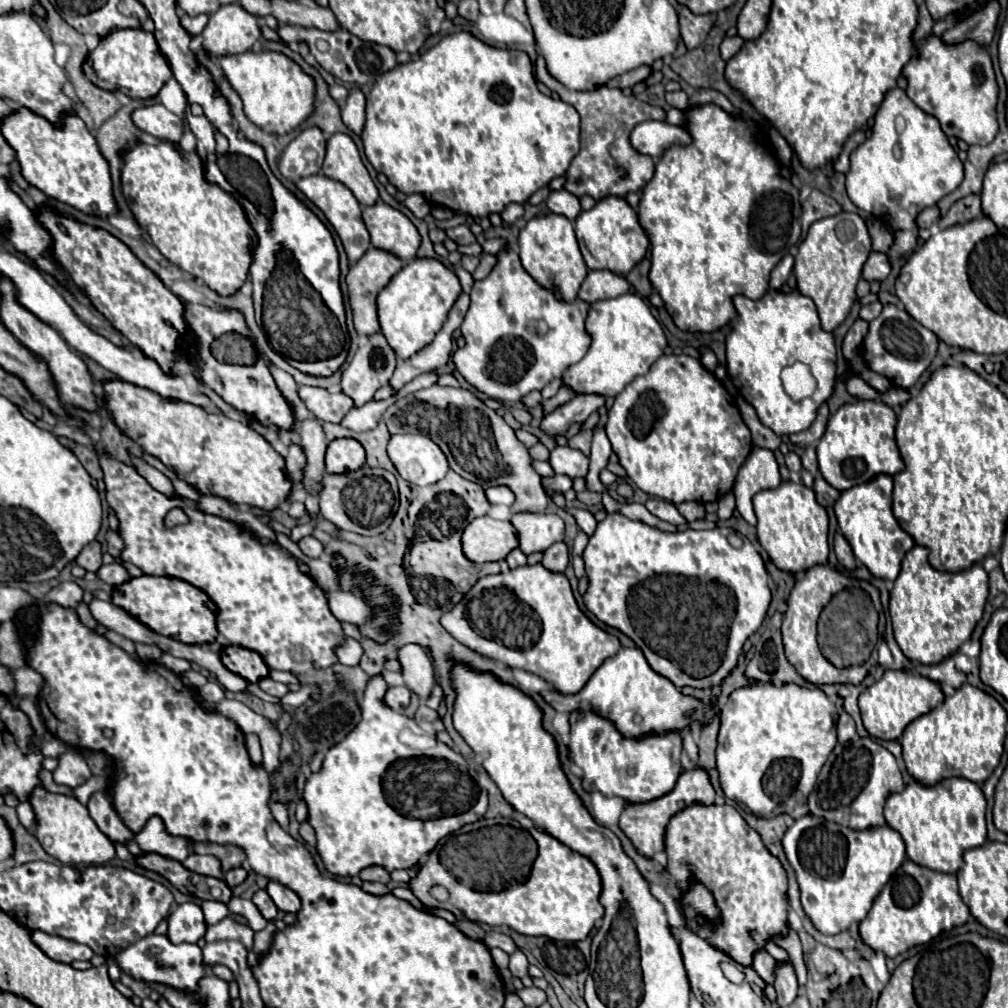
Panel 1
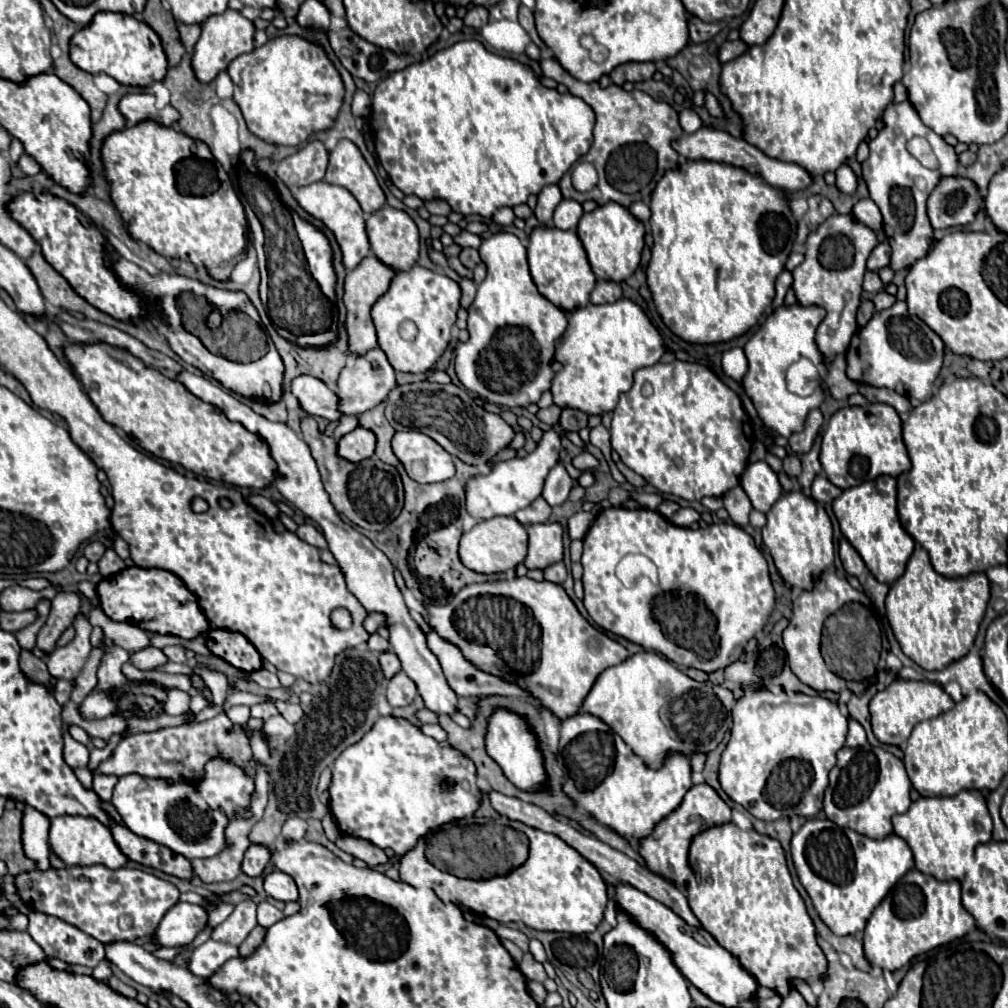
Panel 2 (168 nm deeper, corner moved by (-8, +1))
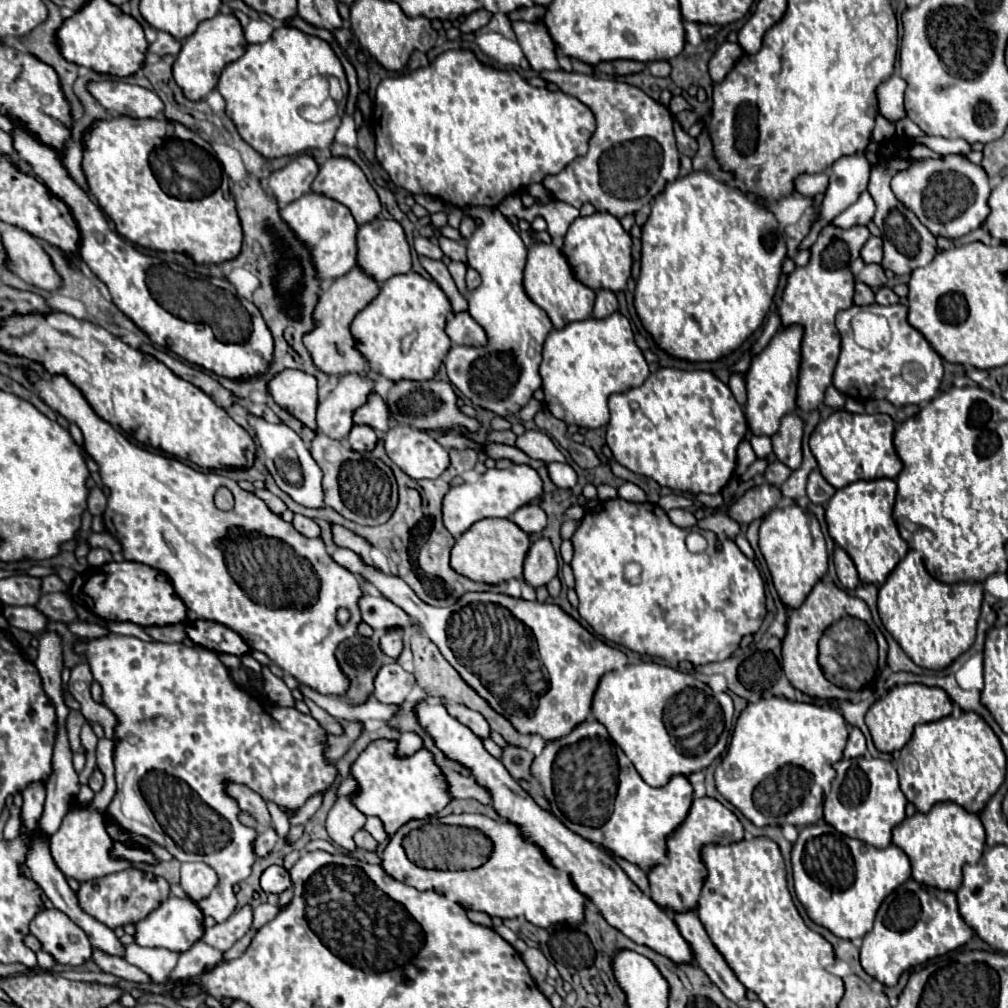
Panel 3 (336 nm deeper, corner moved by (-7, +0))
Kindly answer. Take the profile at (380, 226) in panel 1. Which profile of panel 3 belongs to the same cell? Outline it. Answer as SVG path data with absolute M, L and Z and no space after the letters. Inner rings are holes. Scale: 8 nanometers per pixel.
M377 217L357 229L357 267L371 275L377 283L385 283L389 277L399 273L411 271L411 251L409 243L405 239L403 227L397 221L389 221L383 217Z

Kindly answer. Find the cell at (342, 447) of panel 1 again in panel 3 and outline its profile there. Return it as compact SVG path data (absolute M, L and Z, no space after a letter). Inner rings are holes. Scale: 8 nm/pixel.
M353 425L351 433L349 433L349 443L355 451L371 451L377 445L377 435L373 427L367 425Z

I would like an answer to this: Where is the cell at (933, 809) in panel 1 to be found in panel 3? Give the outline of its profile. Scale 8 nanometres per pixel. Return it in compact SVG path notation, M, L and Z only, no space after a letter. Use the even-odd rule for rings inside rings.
M937 803L929 813L915 813L913 817L907 817L901 825L897 825L893 829L893 845L903 849L903 853L909 857L913 869L911 877L917 883L941 891L957 891L961 883L961 867L965 863L977 863L981 859L981 853L985 849L985 829L975 813L967 813L963 807L955 803Z

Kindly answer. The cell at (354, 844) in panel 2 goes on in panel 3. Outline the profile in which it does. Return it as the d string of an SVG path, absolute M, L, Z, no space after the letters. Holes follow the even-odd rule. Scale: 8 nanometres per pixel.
M361 829L361 831L357 831L355 833L355 845L357 847L363 847L363 849L367 849L367 851L375 851L375 847L377 847L377 841L371 837L371 833L367 833L365 829Z

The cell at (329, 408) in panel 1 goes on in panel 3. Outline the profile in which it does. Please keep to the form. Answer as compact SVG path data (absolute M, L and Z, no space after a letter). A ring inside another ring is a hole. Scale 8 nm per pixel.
M287 369L277 373L267 383L267 393L273 397L273 401L289 411L293 417L297 417L301 423L305 423L309 429L317 429L315 425L315 411L317 411L317 381L299 371L299 369Z

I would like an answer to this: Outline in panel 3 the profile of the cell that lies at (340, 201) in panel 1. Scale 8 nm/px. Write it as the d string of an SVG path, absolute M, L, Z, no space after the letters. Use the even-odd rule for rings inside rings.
M307 193L295 203L289 203L287 207L283 207L281 219L287 223L293 235L305 247L311 249L311 259L313 259L313 267L317 271L319 281L337 279L355 267L357 263L357 223L345 205L325 195Z

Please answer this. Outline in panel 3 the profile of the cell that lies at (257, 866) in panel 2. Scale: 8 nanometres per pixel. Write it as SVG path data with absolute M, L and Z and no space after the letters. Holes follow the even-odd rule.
M269 827L267 831L263 831L263 833L259 833L257 835L257 839L255 839L255 853L259 855L259 857L263 857L263 855L267 855L275 845L277 845L277 841L279 841L279 835L275 833L275 829L273 827Z

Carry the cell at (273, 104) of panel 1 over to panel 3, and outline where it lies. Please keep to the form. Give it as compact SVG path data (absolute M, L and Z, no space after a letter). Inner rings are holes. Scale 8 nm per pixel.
M281 25L265 43L247 45L245 53L221 71L217 89L227 103L225 113L235 123L243 141L259 155L277 159L309 149L327 149L333 143L341 115L325 123L309 123L299 115L303 107L321 105L327 99L329 77L337 77L347 95L349 85L345 69L331 45L297 27Z

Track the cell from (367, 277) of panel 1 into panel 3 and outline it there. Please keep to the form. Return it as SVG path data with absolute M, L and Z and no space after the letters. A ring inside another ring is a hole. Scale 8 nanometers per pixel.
M353 267L347 275L335 279L331 287L319 295L319 301L313 311L315 327L313 331L303 335L303 345L307 347L317 369L335 377L343 377L347 373L359 375L367 371L367 361L355 349L355 339L349 331L349 325L355 319L355 315L377 297L377 293L379 293L379 285L371 277L367 277L359 267Z

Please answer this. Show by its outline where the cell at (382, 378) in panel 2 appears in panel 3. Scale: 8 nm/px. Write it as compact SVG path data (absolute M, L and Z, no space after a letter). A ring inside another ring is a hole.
M343 375L337 387L327 395L327 399L317 407L317 425L319 431L331 439L345 439L353 427L353 411L367 401L367 395L373 391L373 381L365 381L361 375Z

